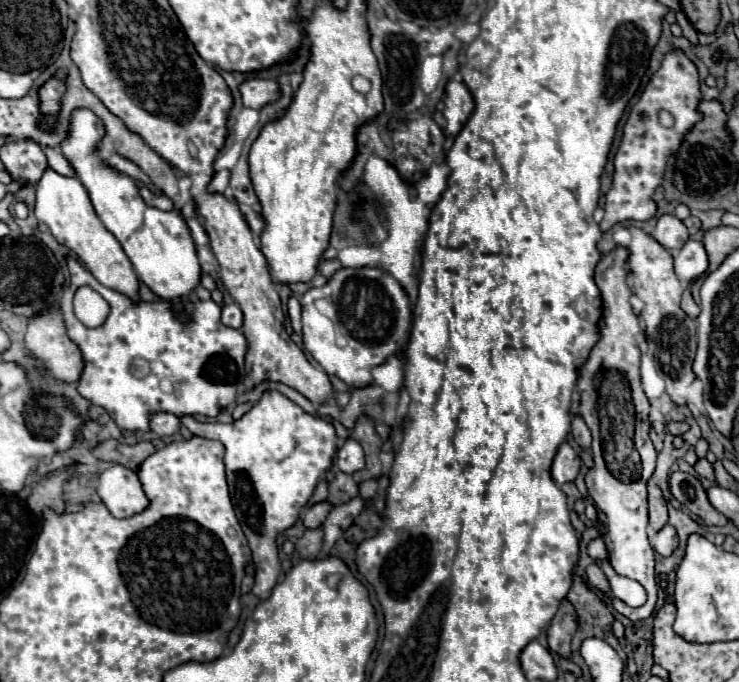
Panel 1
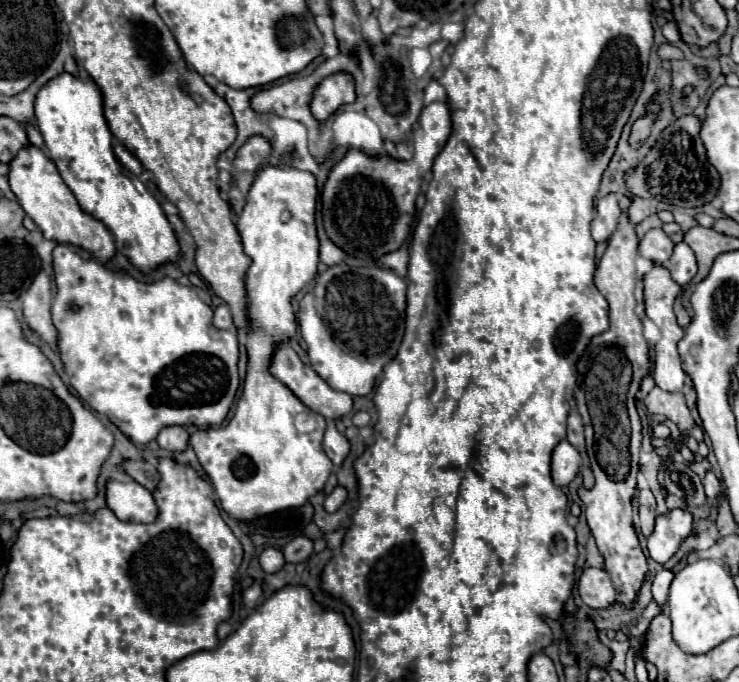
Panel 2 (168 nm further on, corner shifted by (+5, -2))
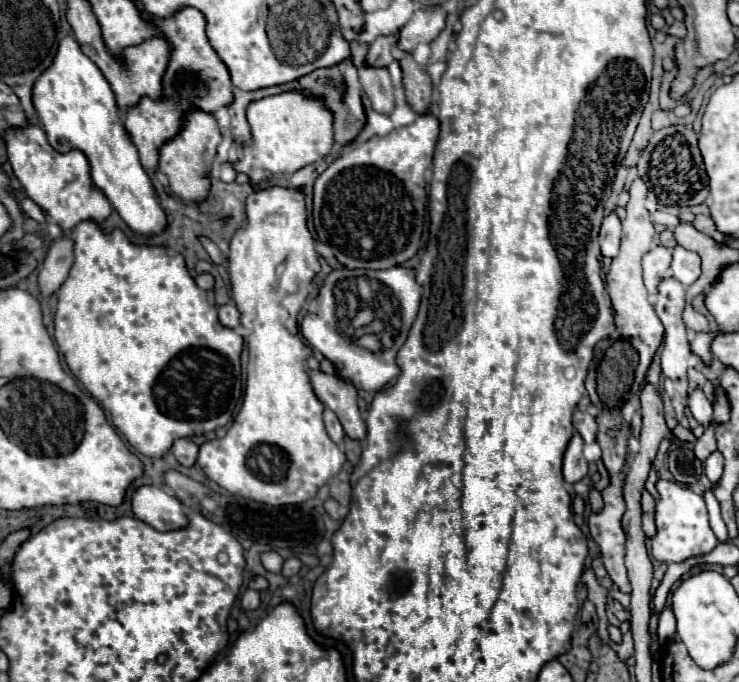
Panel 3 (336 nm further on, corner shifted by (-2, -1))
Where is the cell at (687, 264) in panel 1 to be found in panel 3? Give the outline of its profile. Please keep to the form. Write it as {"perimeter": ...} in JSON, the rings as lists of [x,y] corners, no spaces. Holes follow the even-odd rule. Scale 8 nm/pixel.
{"perimeter":[[[675,246],[673,248],[671,272],[673,272],[673,278],[677,278],[681,284],[691,286],[701,276],[701,258],[699,258],[699,254],[695,254],[695,252],[691,252],[683,246]]]}

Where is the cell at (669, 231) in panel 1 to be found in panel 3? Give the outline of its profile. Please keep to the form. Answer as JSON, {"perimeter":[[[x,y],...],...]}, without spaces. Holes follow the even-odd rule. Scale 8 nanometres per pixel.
{"perimeter":[[[657,244],[643,256],[643,280],[651,294],[657,292],[657,284],[669,276],[671,266],[671,248]]]}

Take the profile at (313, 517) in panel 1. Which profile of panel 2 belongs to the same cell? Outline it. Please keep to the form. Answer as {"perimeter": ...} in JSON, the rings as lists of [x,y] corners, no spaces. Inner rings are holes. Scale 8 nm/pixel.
{"perimeter":[[[304,535],[292,539],[284,549],[282,549],[284,557],[286,557],[286,563],[302,563],[308,559],[308,555],[312,553],[312,541]]]}

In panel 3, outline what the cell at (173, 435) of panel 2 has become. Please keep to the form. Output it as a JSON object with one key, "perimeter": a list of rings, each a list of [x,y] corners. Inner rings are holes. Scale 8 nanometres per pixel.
{"perimeter":[[[177,438],[171,446],[171,452],[175,454],[175,458],[179,460],[179,464],[183,466],[193,466],[195,460],[197,460],[197,452],[199,452],[199,446],[187,438]]]}

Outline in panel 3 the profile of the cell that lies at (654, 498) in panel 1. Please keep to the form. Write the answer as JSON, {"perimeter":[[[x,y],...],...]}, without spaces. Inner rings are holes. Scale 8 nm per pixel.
{"perimeter":[[[647,490],[643,492],[641,506],[643,506],[643,532],[651,538],[655,536],[655,498]]]}

